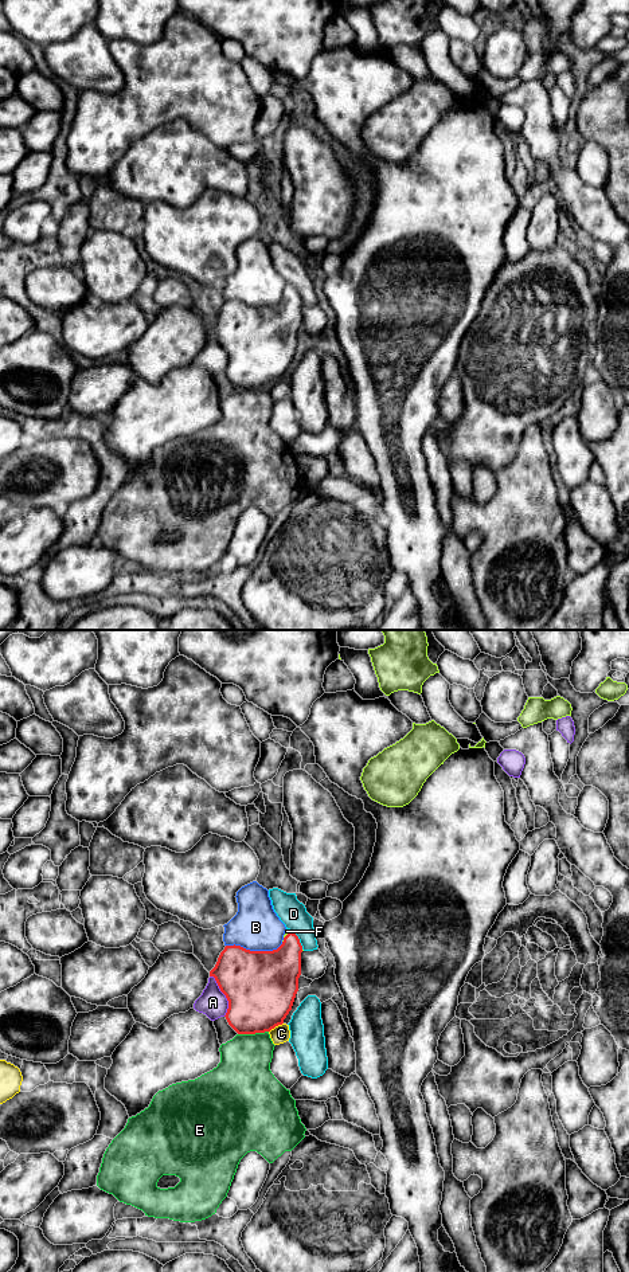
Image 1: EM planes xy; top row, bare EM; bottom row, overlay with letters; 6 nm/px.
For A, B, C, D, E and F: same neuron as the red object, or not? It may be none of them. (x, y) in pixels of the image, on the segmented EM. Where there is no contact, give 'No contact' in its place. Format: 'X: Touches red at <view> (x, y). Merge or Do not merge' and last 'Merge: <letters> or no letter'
A: Touches red at xy (225, 994). Do not merge
B: Touches red at xy (254, 951). Do not merge
C: Touches red at xy (276, 1025). Do not merge
D: Touches red at xy (299, 940). Do not merge
E: Touches red at xy (253, 1033). Do not merge
F: Touches red at xy (288, 934). Merge
Merge: F

